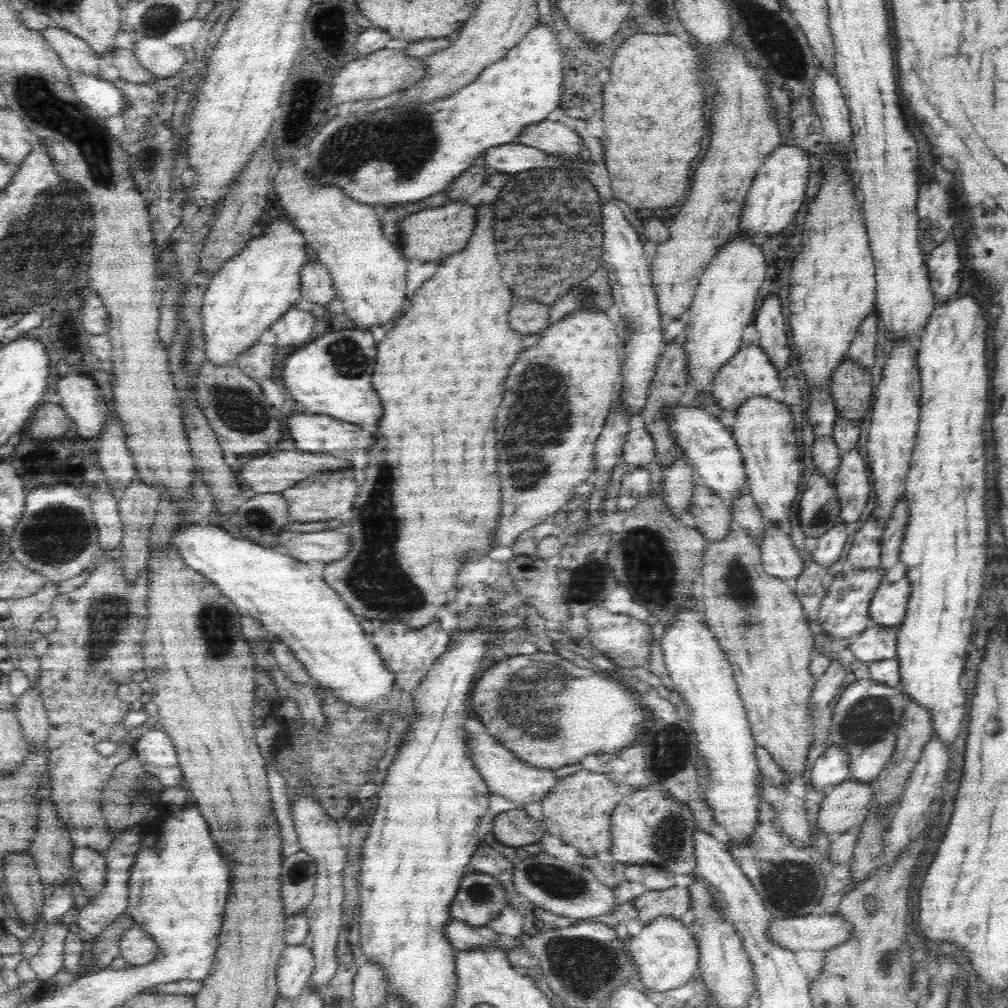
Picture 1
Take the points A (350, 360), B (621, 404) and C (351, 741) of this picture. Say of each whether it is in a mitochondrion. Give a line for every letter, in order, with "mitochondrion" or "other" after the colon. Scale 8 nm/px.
A: mitochondrion
B: other
C: mitochondrion

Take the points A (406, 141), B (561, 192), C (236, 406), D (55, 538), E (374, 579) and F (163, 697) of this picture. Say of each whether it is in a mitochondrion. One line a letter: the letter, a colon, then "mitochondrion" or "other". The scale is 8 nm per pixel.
A: mitochondrion
B: mitochondrion
C: mitochondrion
D: mitochondrion
E: mitochondrion
F: other

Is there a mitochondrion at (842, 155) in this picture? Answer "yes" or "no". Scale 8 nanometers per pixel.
no

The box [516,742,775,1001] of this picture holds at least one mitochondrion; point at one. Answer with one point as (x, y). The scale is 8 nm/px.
(579, 960)

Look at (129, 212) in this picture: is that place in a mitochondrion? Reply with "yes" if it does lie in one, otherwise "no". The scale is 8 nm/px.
no

